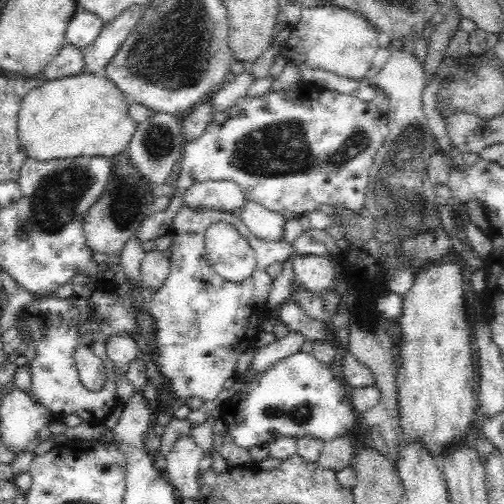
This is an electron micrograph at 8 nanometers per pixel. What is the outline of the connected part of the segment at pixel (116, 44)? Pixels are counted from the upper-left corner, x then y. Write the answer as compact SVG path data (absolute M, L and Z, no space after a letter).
M130 8L122 16L118 16L114 22L102 28L96 42L84 48L84 72L86 74L106 76L106 66L118 54L118 50L128 40L128 36L134 32L142 14L144 10Z

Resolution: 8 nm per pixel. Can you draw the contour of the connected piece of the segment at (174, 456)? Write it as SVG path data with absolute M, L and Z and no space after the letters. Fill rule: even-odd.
M190 436L178 438L174 448L166 454L164 478L180 498L198 496L198 476L200 476L202 458L204 452L194 444Z

